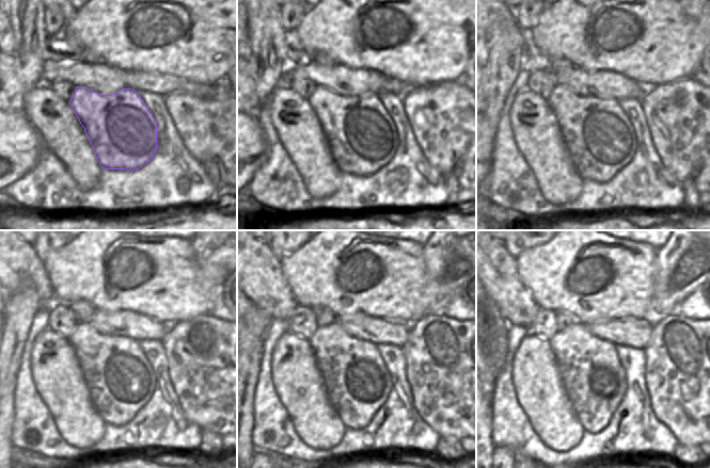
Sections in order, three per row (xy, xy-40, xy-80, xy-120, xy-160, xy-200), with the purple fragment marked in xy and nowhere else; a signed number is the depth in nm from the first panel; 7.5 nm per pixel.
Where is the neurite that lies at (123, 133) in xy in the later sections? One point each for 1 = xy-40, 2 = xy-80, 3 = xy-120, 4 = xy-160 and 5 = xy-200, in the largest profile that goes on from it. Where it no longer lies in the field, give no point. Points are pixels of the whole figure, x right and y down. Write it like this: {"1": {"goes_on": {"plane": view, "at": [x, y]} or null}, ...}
{"1": {"goes_on": {"plane": "xy-40", "at": [362, 135]}}, "2": {"goes_on": {"plane": "xy-80", "at": [600, 139]}}, "3": {"goes_on": {"plane": "xy-120", "at": [120, 378]}}, "4": {"goes_on": {"plane": "xy-160", "at": [357, 381]}}, "5": {"goes_on": {"plane": "xy-200", "at": [589, 368]}}}

